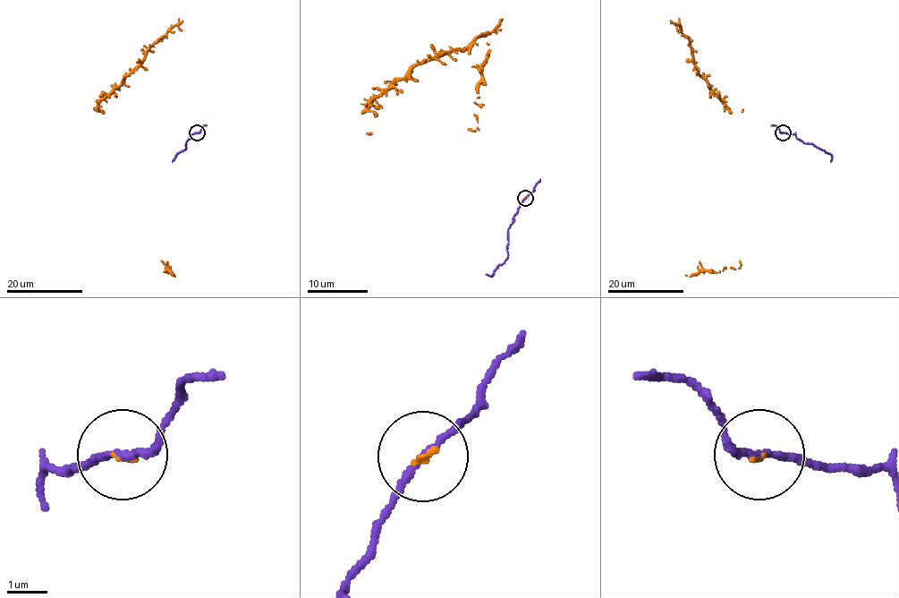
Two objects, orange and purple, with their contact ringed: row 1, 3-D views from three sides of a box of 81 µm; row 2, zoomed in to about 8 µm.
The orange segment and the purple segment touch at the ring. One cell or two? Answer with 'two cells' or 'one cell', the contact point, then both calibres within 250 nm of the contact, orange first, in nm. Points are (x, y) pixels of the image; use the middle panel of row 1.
one cell; place (525, 198); calibres 80 and 160 nm

